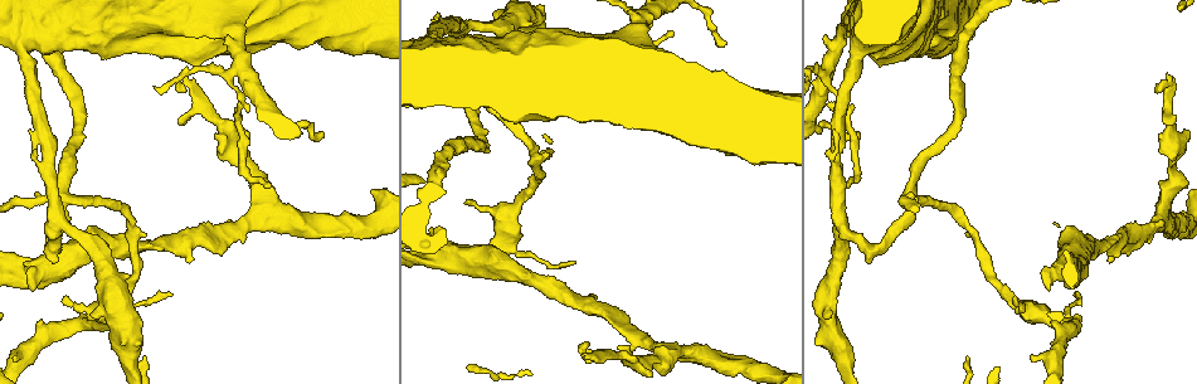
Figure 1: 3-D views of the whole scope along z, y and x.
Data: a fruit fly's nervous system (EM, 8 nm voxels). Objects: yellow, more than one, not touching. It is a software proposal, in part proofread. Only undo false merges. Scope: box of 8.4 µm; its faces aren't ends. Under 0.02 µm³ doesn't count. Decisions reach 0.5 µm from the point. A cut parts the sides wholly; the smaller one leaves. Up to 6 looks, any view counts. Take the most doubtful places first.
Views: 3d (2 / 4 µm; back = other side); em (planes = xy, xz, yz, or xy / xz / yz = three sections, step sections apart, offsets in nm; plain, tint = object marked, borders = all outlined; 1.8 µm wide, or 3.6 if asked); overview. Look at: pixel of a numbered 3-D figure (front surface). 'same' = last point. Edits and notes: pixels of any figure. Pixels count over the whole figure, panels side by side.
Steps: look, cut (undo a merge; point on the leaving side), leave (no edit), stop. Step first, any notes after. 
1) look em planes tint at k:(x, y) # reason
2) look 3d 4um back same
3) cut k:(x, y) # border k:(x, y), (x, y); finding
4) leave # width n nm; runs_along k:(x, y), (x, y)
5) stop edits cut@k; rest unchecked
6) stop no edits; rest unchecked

look em planes tint at 1:(65, 205) # four or more arms meet

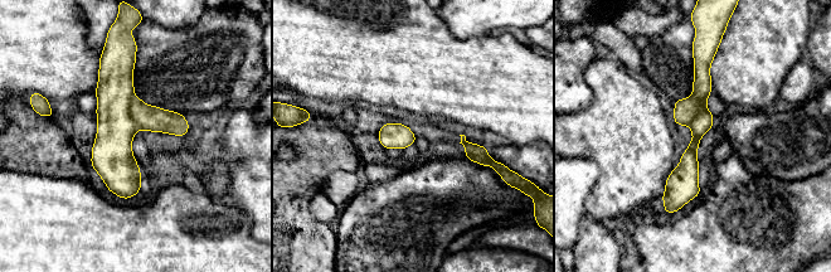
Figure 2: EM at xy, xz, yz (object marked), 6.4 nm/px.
cut 2:(154, 118) # border 2:(134, 95), (130, 116), (140, 129); a second neuron is stuck on

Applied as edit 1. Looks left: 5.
look em planes borders at 1:(825, 69) # calibre changes

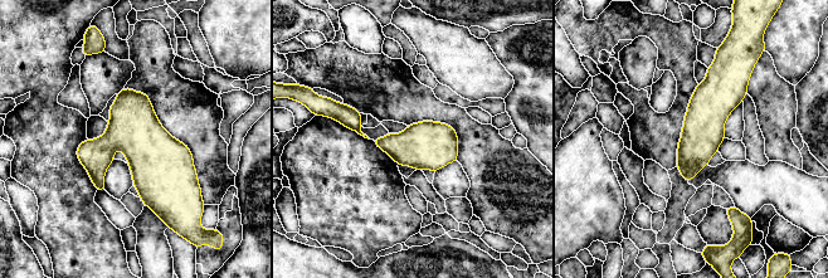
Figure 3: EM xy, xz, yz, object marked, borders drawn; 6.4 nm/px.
leave # all the same neuron

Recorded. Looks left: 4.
look 3d 4um back at 1:(439, 261) # sharp bend

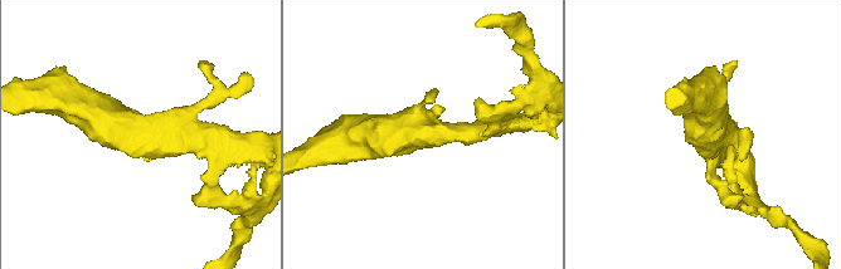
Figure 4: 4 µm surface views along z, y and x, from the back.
look em 3.6um planes tint at 4:(142, 140) # now the EM

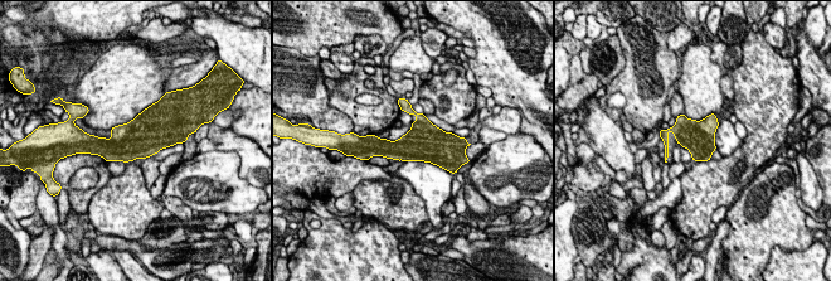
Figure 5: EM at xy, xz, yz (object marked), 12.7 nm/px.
leave # all the same neuron

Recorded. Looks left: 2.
stop edits cut@2; rest unchecked

